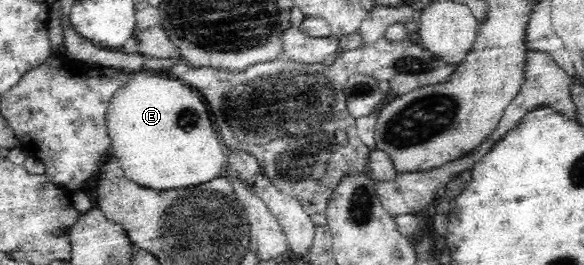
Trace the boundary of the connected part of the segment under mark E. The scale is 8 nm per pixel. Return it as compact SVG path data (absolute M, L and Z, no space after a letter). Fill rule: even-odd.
M141 69L126 76L127 82L117 87L106 110L109 152L118 158L125 176L140 185L165 190L203 184L224 175L227 165L225 144L215 128L212 111L203 94L164 70L149 72Z

